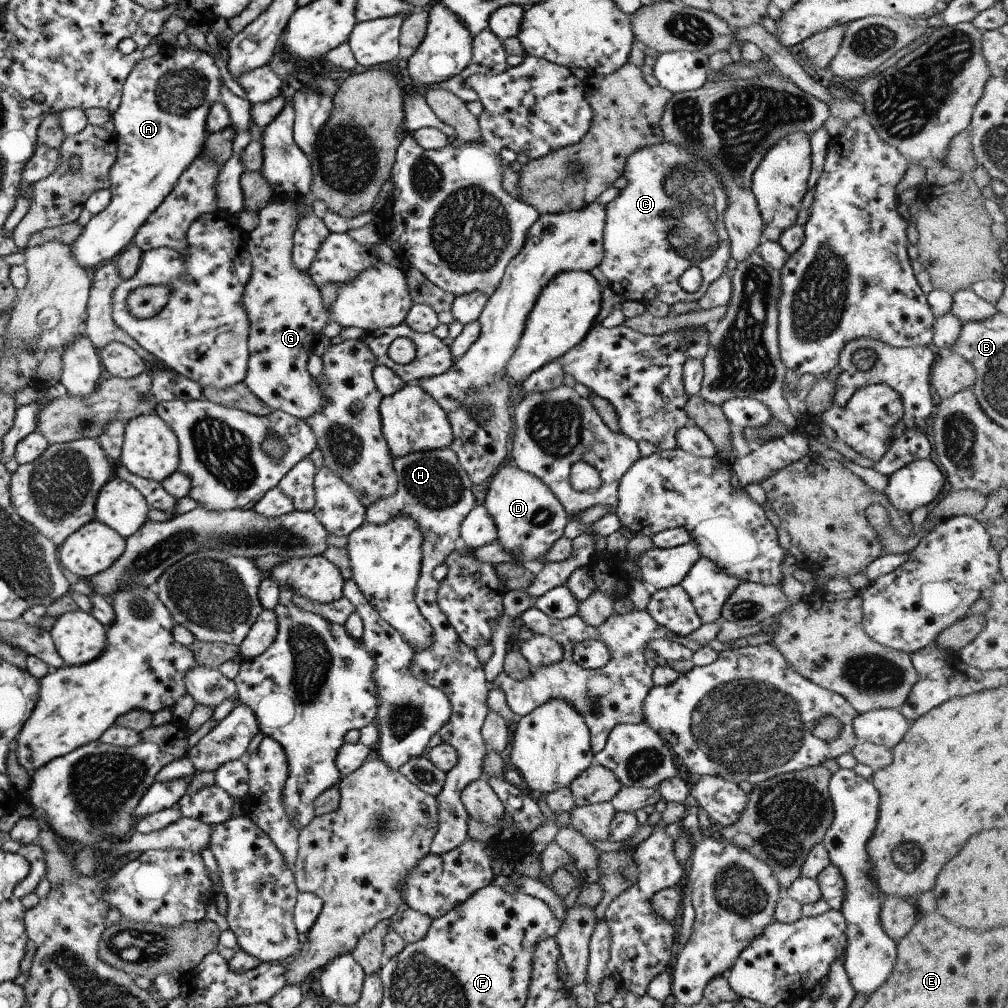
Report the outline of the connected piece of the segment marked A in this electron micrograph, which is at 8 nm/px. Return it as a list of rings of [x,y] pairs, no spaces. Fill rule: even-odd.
[[[169,43],[158,54],[139,60],[134,66],[124,83],[121,103],[111,113],[118,137],[117,157],[109,170],[110,204],[102,212],[92,215],[78,240],[71,245],[76,260],[87,271],[91,272],[92,266],[104,260],[114,260],[117,254],[134,242],[137,230],[172,192],[180,175],[201,155],[209,134],[207,116],[210,107],[220,101],[222,87],[220,69],[212,55],[193,49],[191,45],[182,48],[179,44]]]

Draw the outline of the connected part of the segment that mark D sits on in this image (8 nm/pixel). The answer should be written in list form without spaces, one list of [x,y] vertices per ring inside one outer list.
[[[511,461],[502,464],[493,474],[484,504],[498,529],[497,541],[505,551],[513,554],[514,562],[519,565],[530,560],[544,564],[543,554],[563,535],[570,521],[562,503],[548,485]]]

